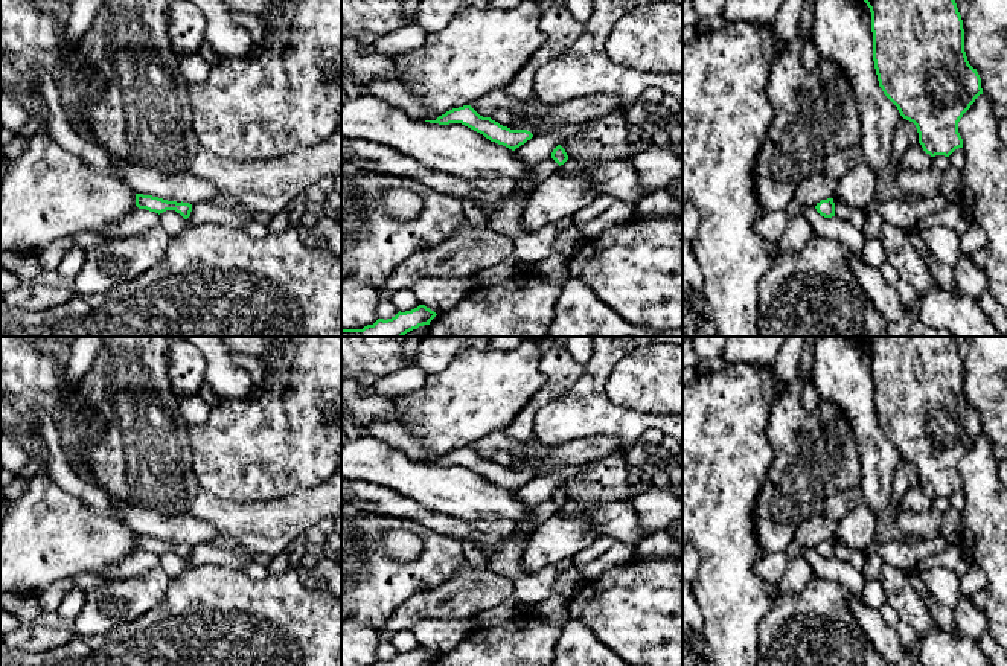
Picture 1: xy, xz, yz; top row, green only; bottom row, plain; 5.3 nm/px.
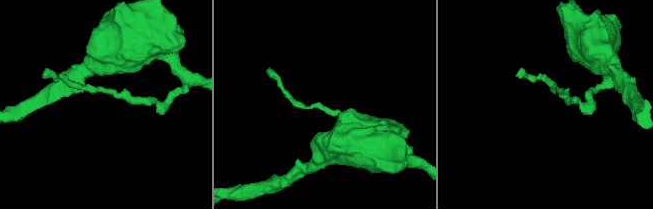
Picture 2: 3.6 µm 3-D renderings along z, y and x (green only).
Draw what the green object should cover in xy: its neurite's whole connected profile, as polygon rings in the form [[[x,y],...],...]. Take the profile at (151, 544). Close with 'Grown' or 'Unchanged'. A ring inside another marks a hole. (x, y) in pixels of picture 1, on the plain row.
[[[136,535],[136,547],[139,550],[146,550],[149,553],[155,553],[158,556],[166,553],[166,552],[175,552],[184,561],[187,561],[190,558],[190,553],[192,553],[192,546],[189,546],[189,544],[168,543],[168,541],[163,541],[158,538],[143,536],[143,535]]]. Unchanged

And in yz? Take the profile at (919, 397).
[[[858,337],[871,354],[873,402],[884,436],[913,463],[931,498],[963,489],[958,463],[983,436],[981,419],[964,393],[964,370],[952,337]]]. Unchanged

